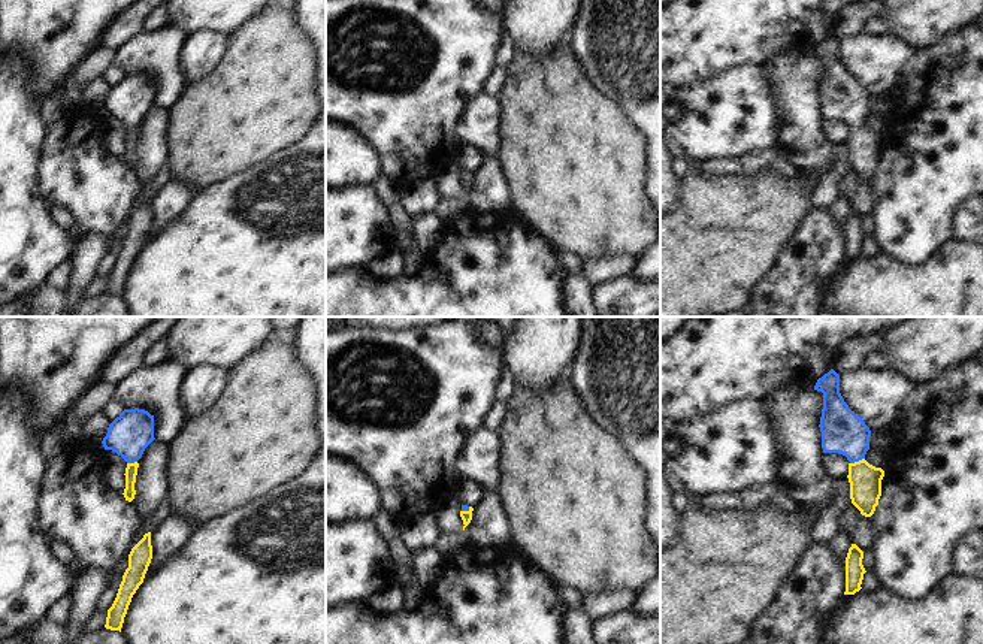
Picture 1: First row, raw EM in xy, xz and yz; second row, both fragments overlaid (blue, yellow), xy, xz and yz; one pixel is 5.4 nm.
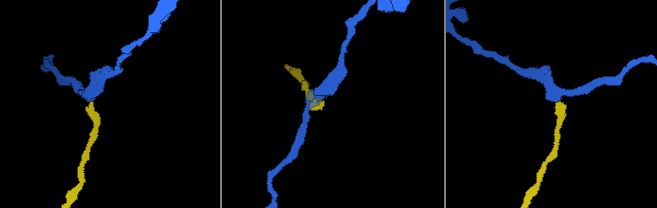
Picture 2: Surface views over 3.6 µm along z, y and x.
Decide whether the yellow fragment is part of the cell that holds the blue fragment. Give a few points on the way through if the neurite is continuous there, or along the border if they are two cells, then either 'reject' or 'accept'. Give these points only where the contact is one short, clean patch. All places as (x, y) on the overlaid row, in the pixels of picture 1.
across yz (844, 432), (853, 443), (856, 460), (865, 480) | accept

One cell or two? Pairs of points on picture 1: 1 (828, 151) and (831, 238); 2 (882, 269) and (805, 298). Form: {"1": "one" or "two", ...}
{"1": "two", "2": "two"}

